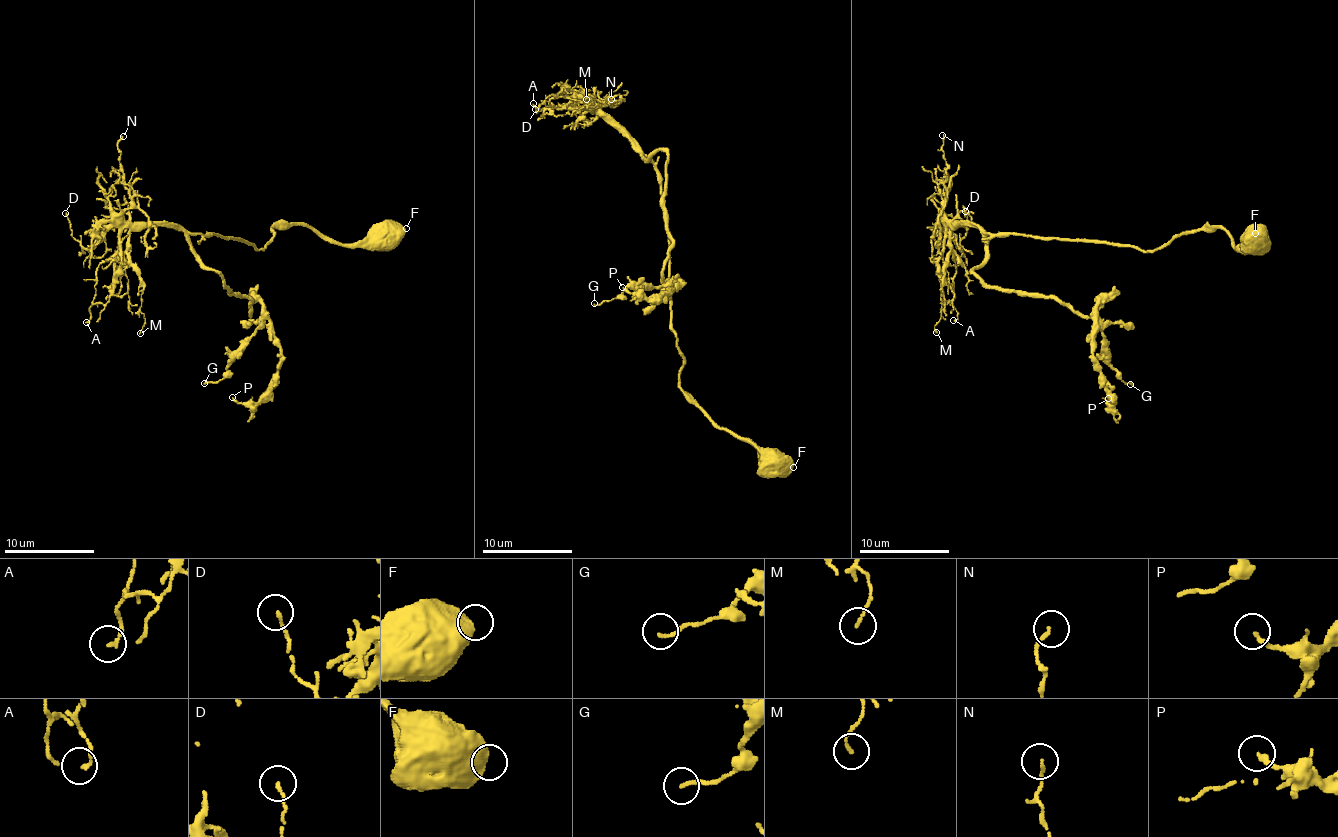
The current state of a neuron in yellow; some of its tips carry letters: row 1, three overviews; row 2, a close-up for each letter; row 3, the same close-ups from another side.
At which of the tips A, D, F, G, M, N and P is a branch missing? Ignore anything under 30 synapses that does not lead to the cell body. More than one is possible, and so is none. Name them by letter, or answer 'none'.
none

